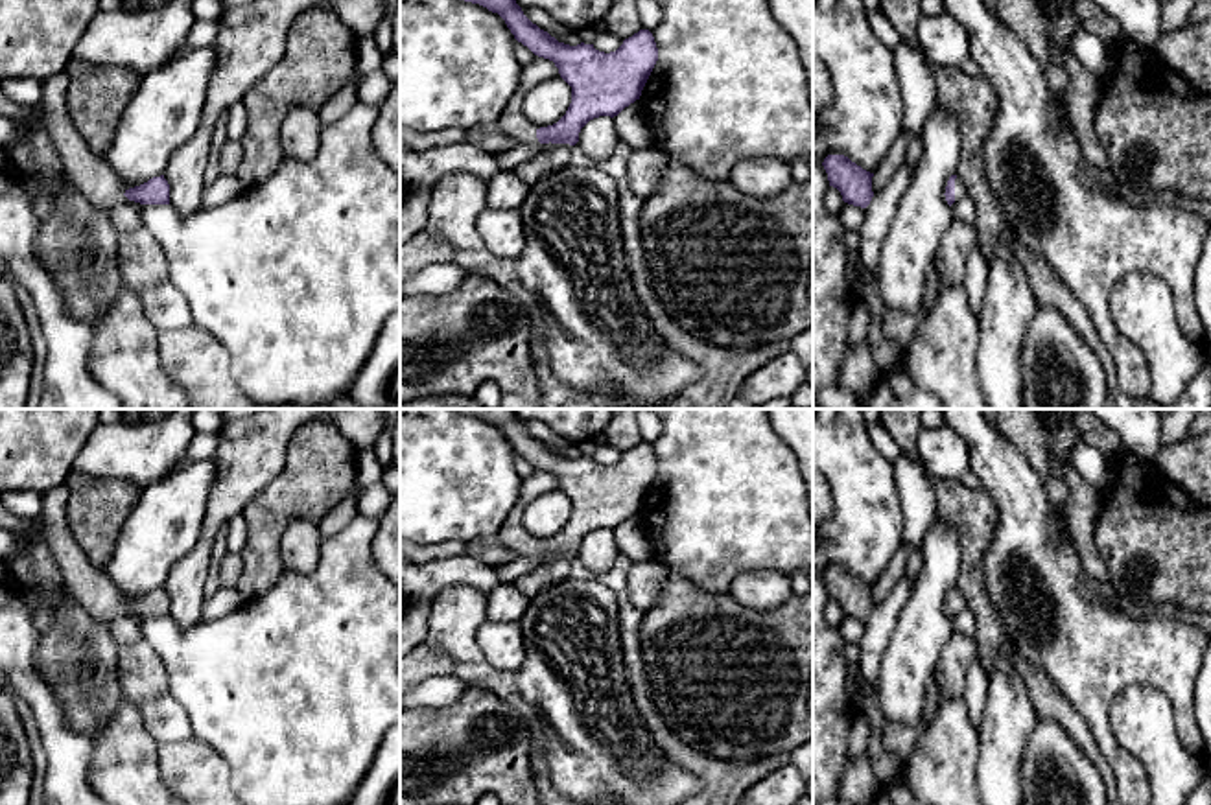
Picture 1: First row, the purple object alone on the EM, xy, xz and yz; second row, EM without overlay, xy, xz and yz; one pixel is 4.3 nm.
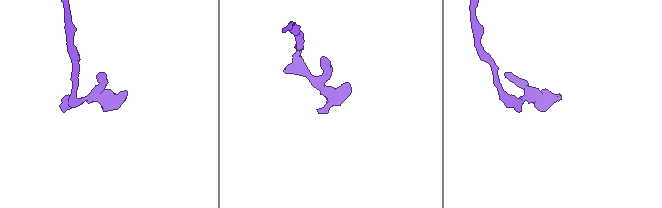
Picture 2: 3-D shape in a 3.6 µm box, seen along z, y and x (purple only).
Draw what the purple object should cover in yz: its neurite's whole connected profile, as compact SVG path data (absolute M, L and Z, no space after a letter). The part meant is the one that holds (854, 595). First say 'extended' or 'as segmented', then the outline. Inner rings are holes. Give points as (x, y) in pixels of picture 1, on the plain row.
as segmented; M828 567L822 575L829 599L837 601L842 613L853 619L866 621L874 610L874 586L863 582L844 567Z

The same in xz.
extended; M457 409L498 426L514 451L535 468L549 472L560 490L571 499L571 516L566 527L553 538L533 542L522 525L523 505L518 499L500 531L501 545L512 549L518 558L579 554L581 542L594 531L617 529L625 519L640 512L641 503L658 473L658 461L649 442L640 442L610 466L594 457L570 459L558 455L547 444L533 437L512 409Z

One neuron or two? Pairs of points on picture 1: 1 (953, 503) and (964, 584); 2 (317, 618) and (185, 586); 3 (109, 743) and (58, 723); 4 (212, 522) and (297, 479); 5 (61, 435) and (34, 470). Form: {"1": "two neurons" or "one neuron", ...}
{"1": "one neuron", "2": "two neurons", "3": "two neurons", "4": "two neurons", "5": "one neuron"}

